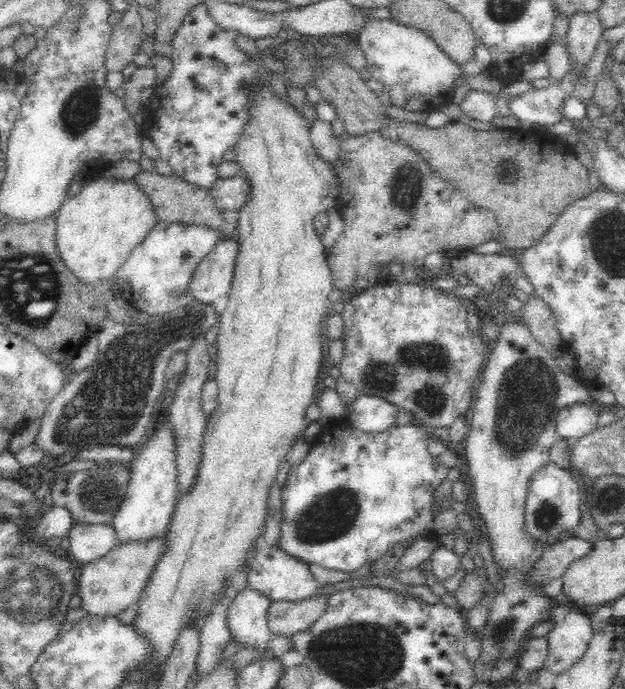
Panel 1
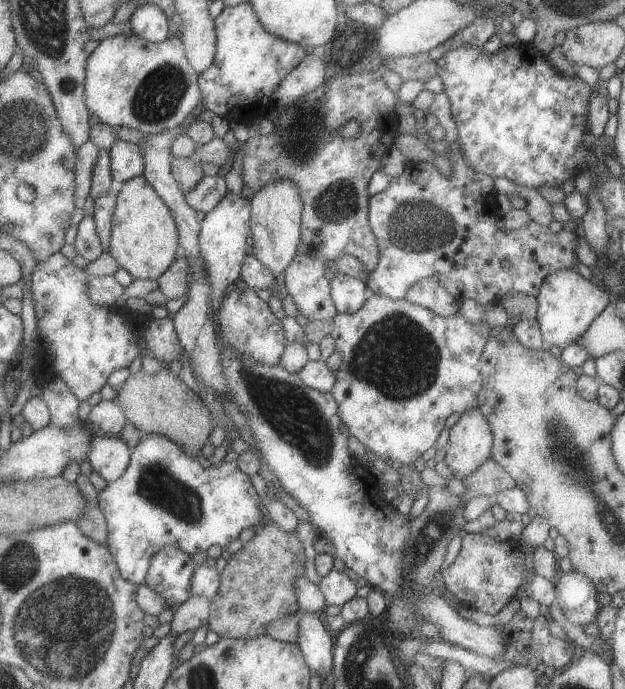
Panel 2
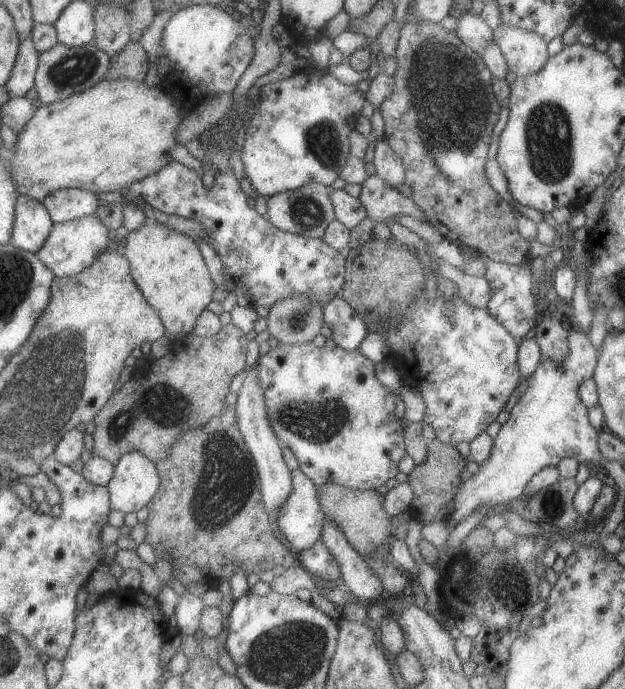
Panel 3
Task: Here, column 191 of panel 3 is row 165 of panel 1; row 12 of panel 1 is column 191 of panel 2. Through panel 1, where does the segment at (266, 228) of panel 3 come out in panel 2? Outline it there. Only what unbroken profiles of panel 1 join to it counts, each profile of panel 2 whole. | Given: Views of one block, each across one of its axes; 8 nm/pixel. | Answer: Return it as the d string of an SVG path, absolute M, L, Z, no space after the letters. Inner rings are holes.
M205 175L199 184L186 192L187 202L196 211L211 212L229 194L229 188L222 176Z

